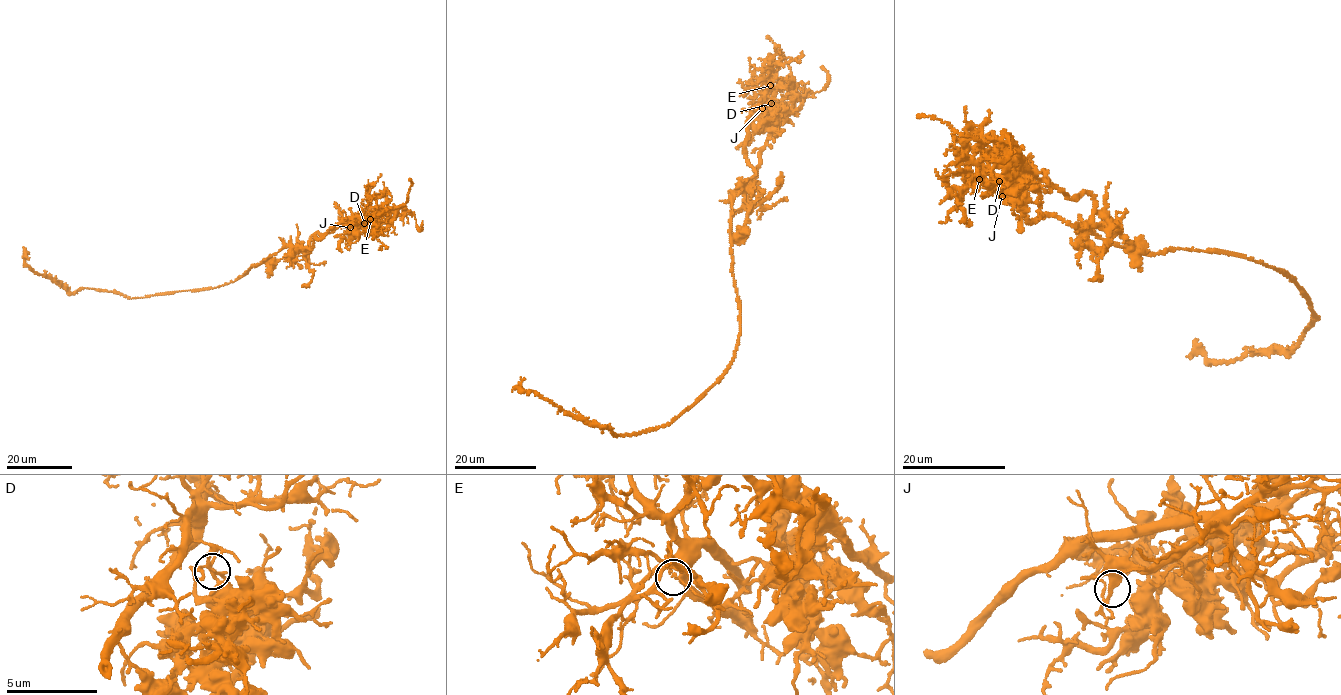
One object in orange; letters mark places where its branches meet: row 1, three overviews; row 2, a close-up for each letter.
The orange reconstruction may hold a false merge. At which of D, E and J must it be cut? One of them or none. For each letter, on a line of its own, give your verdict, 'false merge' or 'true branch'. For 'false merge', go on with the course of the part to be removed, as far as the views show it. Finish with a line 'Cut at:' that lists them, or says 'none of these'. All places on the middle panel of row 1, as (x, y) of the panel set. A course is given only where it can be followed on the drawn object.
D: false merge; course (771, 103), (752, 109), (755, 175), (733, 199), (740, 336), (722, 378), (670, 423), (615, 435), (526, 378)
E: true branch
J: true branch
Cut at: D

